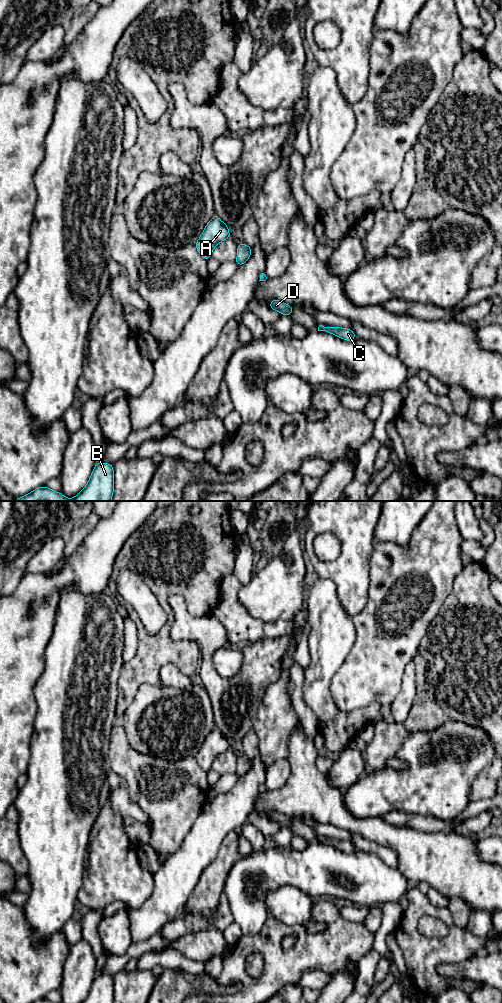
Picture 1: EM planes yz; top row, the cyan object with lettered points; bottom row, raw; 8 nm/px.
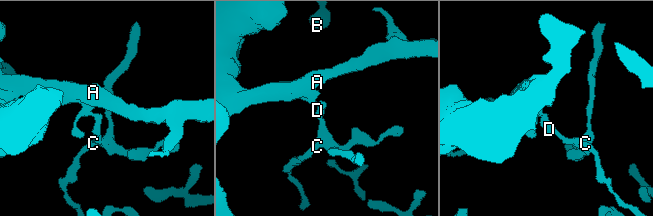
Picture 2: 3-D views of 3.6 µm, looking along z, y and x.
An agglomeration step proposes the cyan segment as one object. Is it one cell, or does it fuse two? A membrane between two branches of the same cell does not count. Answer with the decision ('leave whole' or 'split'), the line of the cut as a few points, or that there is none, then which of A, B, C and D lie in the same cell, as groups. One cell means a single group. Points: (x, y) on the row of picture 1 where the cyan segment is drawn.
leave whole | no cut | A B C D

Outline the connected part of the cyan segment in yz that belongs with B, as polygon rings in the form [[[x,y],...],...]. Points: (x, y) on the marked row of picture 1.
[[[97,462],[88,483],[72,499],[46,486],[38,487],[16,501],[111,501],[114,492],[114,469],[110,463]]]

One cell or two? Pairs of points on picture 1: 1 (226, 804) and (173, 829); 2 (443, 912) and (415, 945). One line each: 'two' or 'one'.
1: two
2: one

